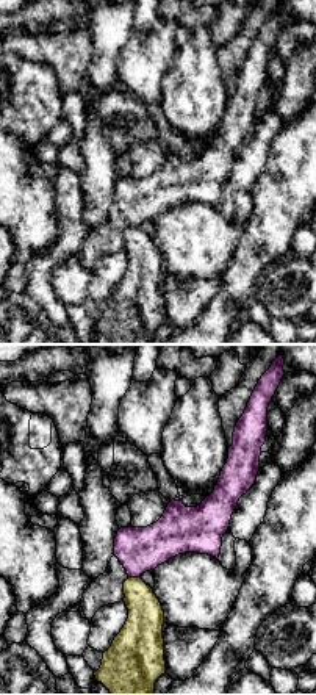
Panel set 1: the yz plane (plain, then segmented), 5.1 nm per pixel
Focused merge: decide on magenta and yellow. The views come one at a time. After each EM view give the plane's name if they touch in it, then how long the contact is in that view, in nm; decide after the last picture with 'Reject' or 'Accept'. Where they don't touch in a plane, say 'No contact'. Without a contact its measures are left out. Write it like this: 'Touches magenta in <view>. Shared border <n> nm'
Touches magenta in yz. Shared border 60 nm

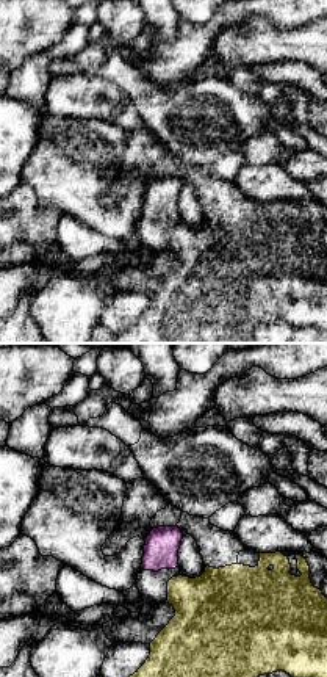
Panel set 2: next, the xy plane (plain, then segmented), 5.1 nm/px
No contact

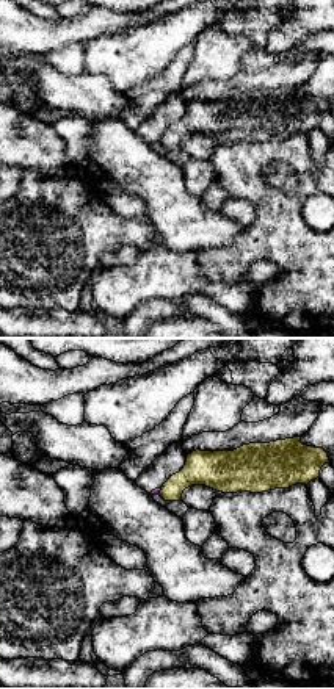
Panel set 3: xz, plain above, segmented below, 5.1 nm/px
Touches magenta in xz. Shared border 50 nm

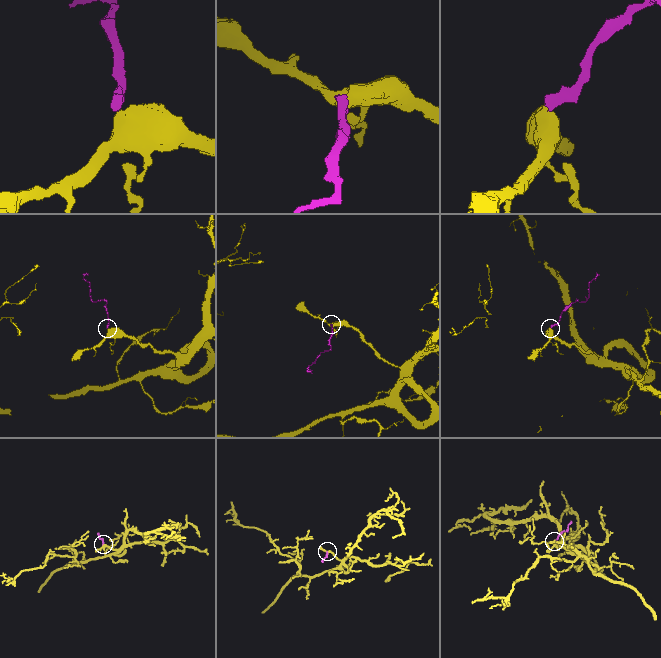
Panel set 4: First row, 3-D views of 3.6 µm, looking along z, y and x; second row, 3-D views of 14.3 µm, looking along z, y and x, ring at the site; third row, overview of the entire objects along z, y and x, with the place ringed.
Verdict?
Reject

